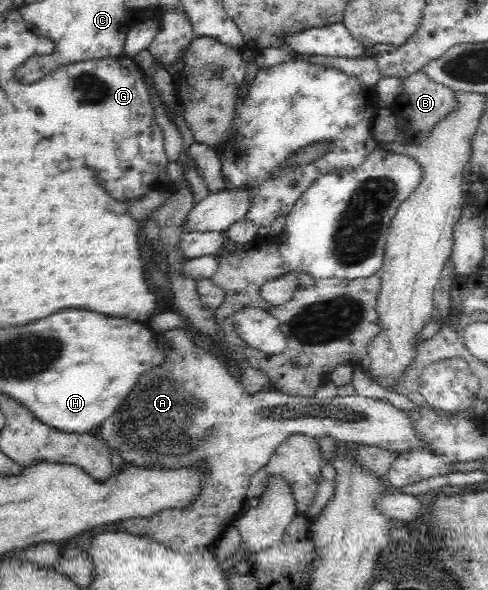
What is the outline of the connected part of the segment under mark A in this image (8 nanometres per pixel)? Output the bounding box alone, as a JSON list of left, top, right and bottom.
[77,327,430,553]

